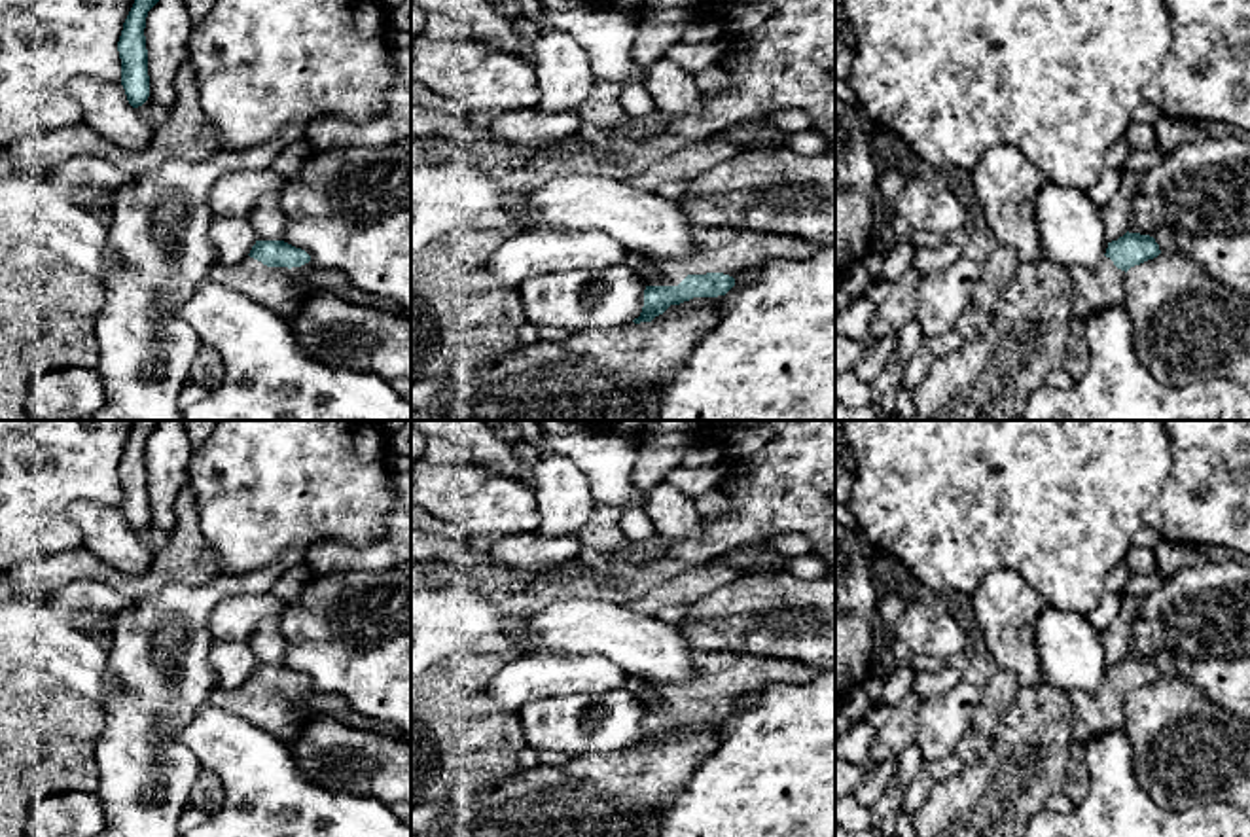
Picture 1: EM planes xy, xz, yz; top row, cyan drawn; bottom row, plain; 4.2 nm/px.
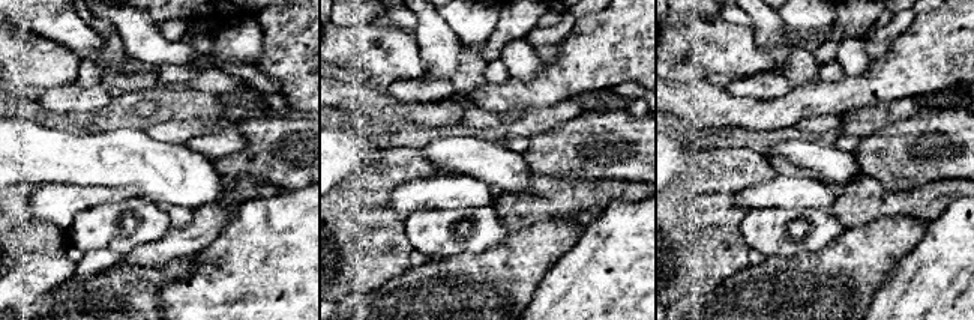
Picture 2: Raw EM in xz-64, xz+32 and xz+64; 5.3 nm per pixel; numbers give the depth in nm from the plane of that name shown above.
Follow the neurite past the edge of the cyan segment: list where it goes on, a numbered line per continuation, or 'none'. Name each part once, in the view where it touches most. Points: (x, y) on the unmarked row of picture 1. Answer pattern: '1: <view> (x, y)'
1: xz (724, 675)

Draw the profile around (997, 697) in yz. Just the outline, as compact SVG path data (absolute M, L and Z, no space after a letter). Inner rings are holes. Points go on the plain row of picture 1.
M998 668L981 689L981 703L966 735L956 744L953 756L966 765L979 761L992 746L1004 714L1019 693L1019 680L1013 672Z

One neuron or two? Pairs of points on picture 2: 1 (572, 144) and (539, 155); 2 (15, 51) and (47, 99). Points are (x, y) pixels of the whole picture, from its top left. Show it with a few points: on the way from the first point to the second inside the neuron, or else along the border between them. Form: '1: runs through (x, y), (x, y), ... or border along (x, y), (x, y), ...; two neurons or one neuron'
1: runs through (565, 152), (547, 155); one neuron
2: border along (75, 81), (44, 90); two neurons

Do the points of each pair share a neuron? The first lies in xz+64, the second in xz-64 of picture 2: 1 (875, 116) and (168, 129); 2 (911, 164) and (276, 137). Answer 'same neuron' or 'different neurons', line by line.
1: same neuron
2: same neuron

